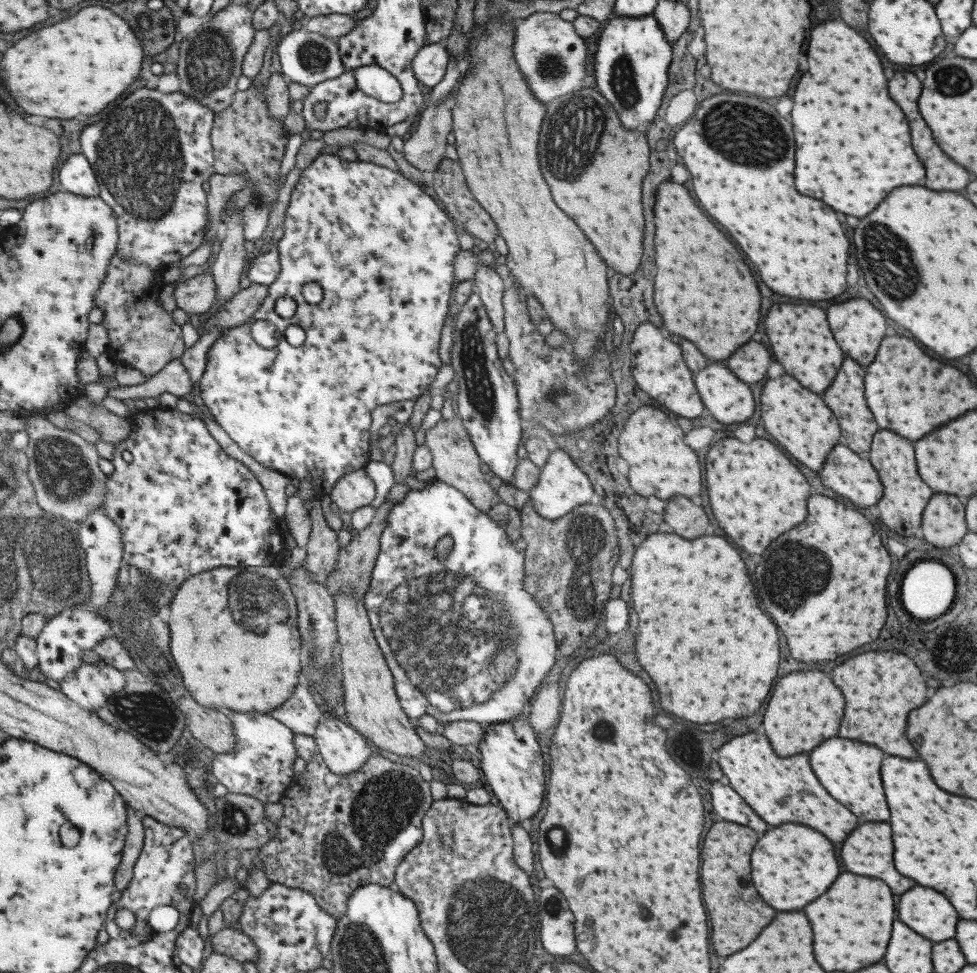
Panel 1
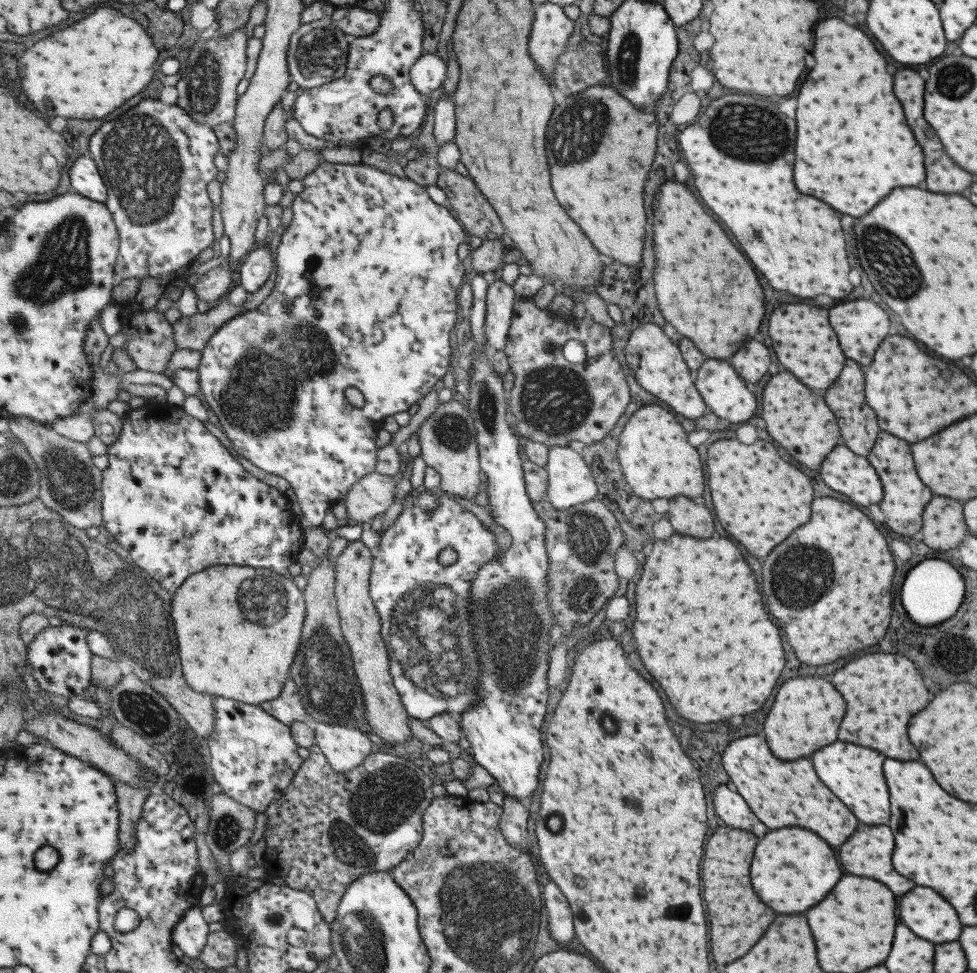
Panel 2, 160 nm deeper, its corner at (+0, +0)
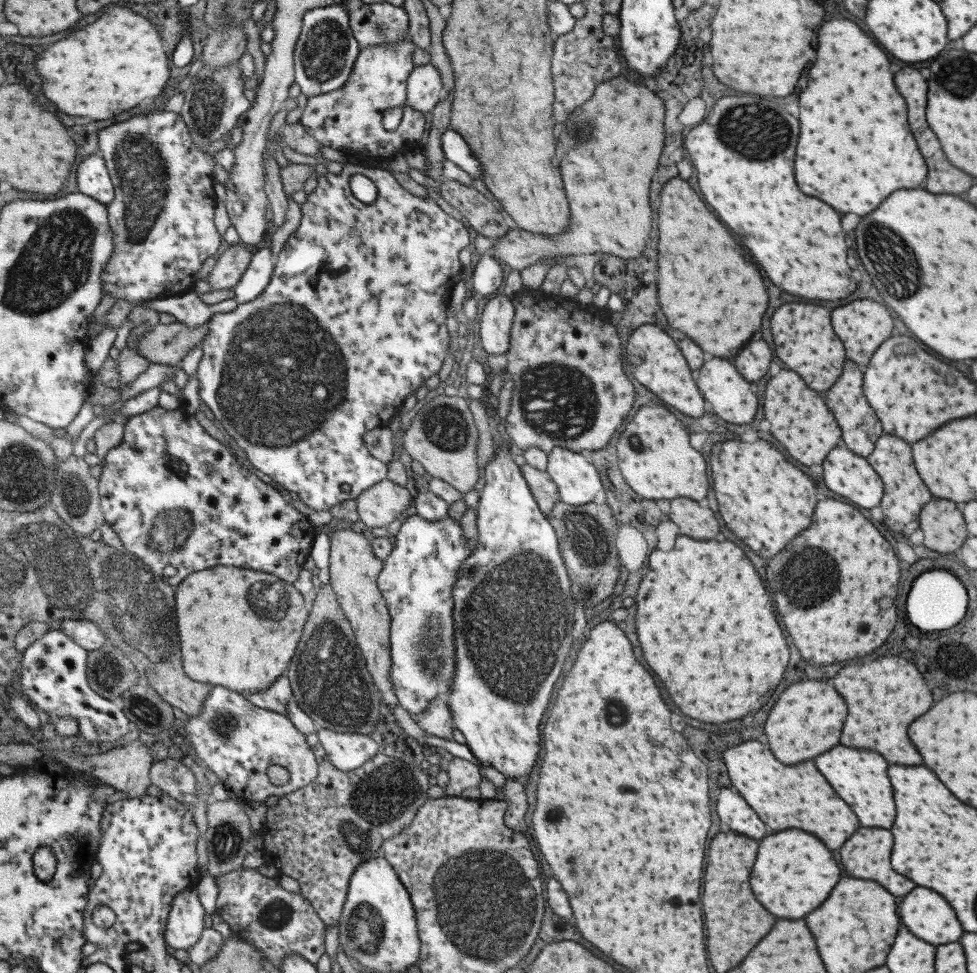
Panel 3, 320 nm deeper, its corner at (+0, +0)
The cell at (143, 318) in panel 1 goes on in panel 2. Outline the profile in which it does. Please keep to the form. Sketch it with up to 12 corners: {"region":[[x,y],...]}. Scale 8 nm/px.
{"region":[[125,306],[137,368],[163,374],[179,350],[165,313]]}

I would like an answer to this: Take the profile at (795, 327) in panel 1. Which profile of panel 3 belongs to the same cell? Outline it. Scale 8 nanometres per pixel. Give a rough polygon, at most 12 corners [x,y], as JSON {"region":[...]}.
{"region":[[783,304],[771,316],[777,358],[811,390],[843,368],[829,310]]}

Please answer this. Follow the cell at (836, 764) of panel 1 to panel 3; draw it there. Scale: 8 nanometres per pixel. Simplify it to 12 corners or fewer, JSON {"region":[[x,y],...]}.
{"region":[[837,744],[813,760],[861,826],[893,823],[885,760]]}

